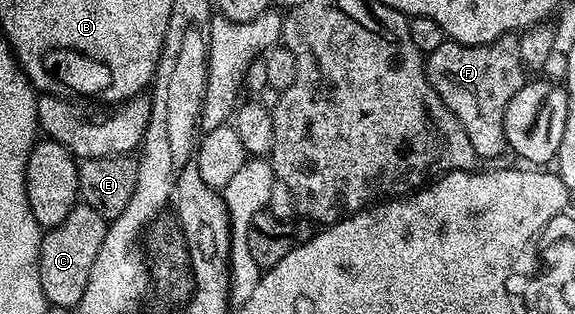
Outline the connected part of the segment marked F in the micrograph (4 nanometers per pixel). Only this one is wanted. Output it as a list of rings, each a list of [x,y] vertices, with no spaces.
[[[504,36],[485,46],[465,46],[461,42],[445,40],[437,52],[426,55],[425,69],[437,96],[441,96],[449,112],[457,116],[461,128],[465,128],[465,136],[469,136],[469,144],[473,144],[476,159],[495,158],[508,149],[505,108],[509,108],[509,100],[521,92],[525,81],[519,47],[510,37]]]

